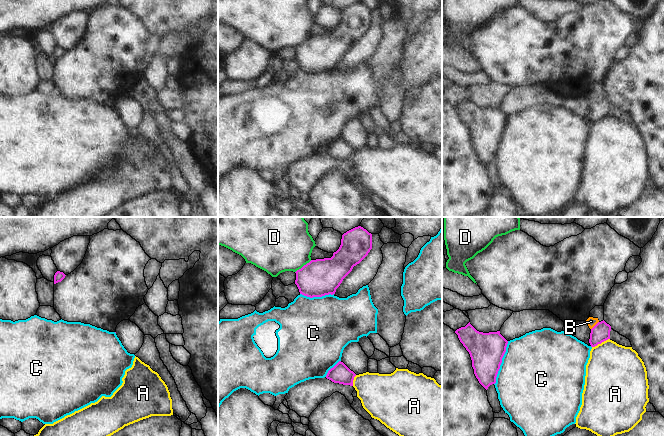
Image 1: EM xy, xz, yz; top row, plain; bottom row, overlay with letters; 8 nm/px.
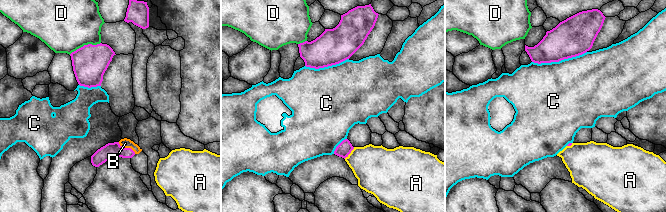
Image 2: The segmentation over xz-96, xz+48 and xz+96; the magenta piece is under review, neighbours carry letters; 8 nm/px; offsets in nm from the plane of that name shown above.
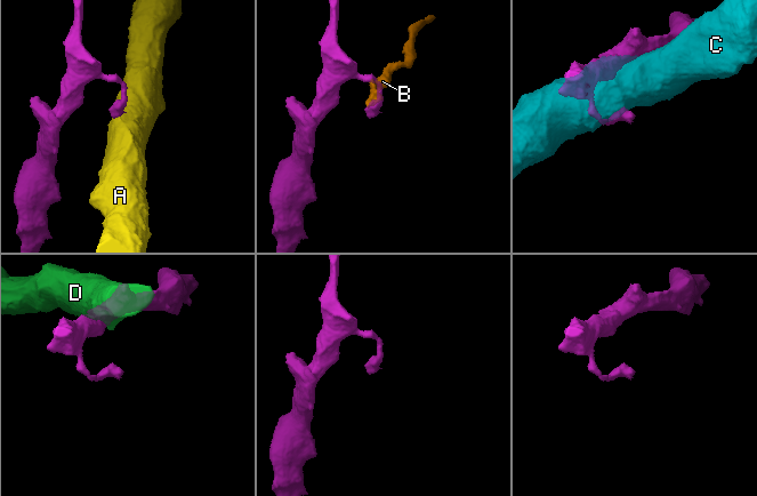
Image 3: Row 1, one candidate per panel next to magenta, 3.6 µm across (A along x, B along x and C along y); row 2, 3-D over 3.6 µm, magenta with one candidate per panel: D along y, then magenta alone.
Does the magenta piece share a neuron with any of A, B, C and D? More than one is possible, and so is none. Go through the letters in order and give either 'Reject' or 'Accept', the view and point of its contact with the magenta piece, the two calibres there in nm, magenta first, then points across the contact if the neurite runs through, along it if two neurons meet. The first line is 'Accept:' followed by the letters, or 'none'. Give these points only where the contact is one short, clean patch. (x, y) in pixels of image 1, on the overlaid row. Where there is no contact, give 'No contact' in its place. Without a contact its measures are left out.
Accept: B
A: Reject. Touches magenta at yz (600, 343). Thickness 150 nm (magenta) against 440 nm
B: Accept. Touches magenta at yz (595, 325). Thickness 150 nm (magenta) against 70 nm. Path across: yz (600, 332), (595, 325), (591, 321)
C: Reject. Touches magenta at yz (501, 362). Thickness 280 nm (magenta) against 500 nm
D: Reject. Touches magenta at xz (304, 265). Thickness 300 nm (magenta) against 460 nm.

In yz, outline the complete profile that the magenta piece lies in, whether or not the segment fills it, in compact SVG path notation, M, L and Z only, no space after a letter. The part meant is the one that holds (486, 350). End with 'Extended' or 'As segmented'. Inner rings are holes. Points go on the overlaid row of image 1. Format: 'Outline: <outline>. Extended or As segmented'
Outline: M470 322L465 327L457 329L455 333L470 354L476 378L487 390L490 385L496 383L508 341L500 331L479 332Z. As segmented.

